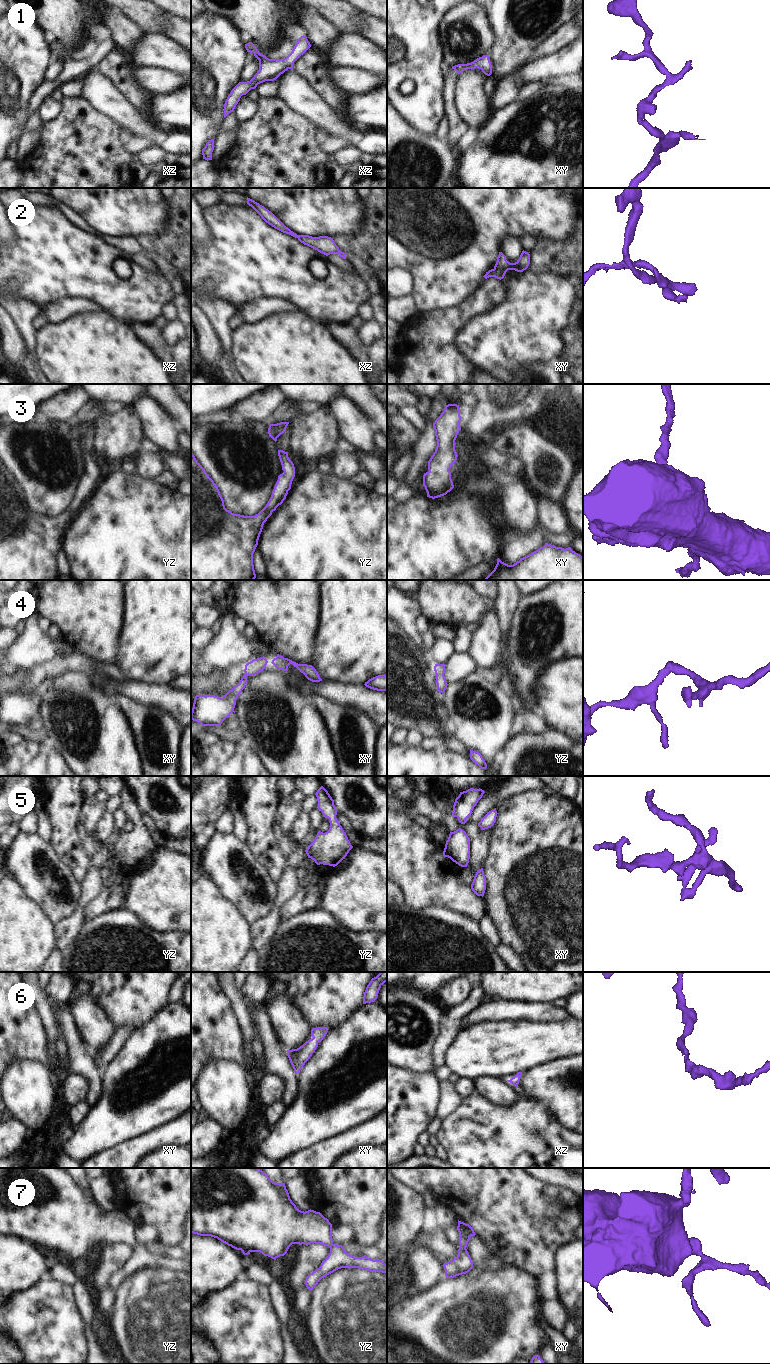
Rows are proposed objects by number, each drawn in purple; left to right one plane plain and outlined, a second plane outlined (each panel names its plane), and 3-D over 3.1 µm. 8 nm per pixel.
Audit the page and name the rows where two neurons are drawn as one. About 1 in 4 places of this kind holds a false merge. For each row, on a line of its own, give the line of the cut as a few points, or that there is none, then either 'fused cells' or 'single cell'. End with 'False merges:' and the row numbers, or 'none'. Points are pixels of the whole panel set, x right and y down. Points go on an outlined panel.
1: no cut | single cell
2: no cut | single cell
3: no cut | single cell
4: no cut | single cell
5: no cut | single cell
6: no cut | single cell
7: no cut | single cell
False merges: none

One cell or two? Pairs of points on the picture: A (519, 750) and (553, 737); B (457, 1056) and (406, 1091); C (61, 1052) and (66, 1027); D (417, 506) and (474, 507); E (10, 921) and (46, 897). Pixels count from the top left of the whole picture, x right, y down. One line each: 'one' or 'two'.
A: one
B: two
C: two
D: one
E: two

